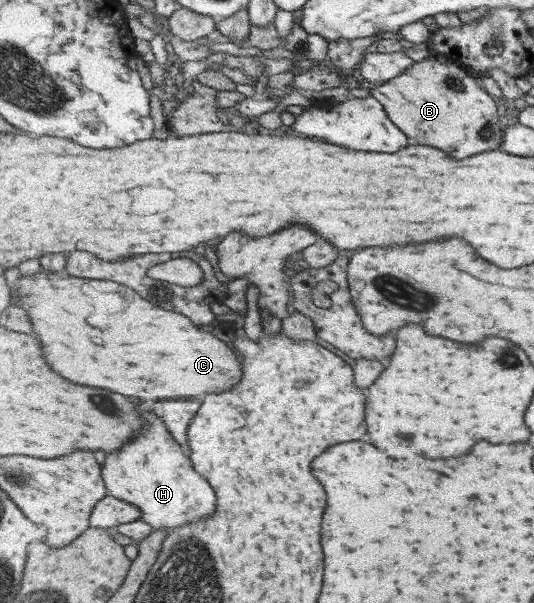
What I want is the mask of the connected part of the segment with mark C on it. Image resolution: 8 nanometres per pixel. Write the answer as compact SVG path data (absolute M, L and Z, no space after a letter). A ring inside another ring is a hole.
M51 271L51 273L21 277L17 292L20 297L19 306L29 311L33 327L39 339L45 343L45 355L49 355L49 363L53 363L53 369L71 381L103 387L109 391L123 393L127 397L161 401L161 399L181 399L181 397L193 399L193 397L203 397L207 393L209 395L227 393L243 379L243 363L237 359L235 349L231 349L225 341L221 341L213 333L195 327L189 317L153 305L151 301L143 299L137 291L126 285L119 285L110 280L103 285L97 279L77 278L66 272Z

